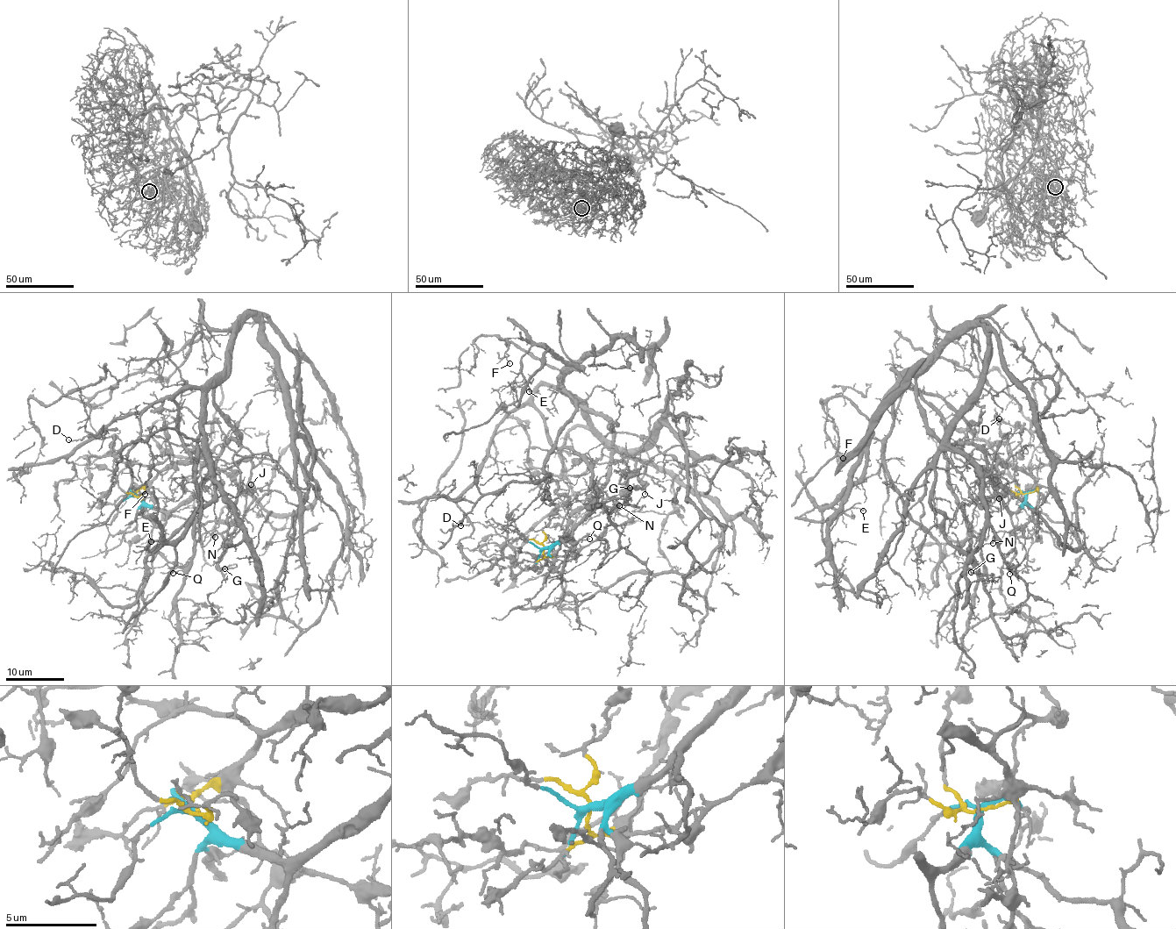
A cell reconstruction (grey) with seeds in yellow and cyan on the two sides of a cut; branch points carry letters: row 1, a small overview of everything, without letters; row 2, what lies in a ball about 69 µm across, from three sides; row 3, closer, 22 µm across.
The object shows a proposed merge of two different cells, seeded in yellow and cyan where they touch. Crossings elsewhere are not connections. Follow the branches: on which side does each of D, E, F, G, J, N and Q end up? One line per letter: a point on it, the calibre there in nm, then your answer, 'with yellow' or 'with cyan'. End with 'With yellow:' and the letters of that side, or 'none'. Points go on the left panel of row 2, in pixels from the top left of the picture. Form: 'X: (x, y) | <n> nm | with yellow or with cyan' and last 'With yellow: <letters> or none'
D: (68, 439) | 100 nm | with yellow
E: (151, 541) | 120 nm | with cyan
F: (145, 494) | 90 nm | with cyan
G: (224, 568) | 160 nm | with yellow
J: (251, 484) | 120 nm | with yellow
N: (215, 537) | 110 nm | with yellow
Q: (173, 573) | 90 nm | with cyan
With yellow: D, G, J, N

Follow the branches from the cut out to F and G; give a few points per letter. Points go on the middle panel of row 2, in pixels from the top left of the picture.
F: (544, 548), (595, 504), (611, 463), (609, 423), (564, 391), (559, 370), (499, 338), (509, 364)
G: (544, 548), (553, 555), (573, 514), (616, 496), (637, 469), (648, 484), (626, 501), (630, 487)

